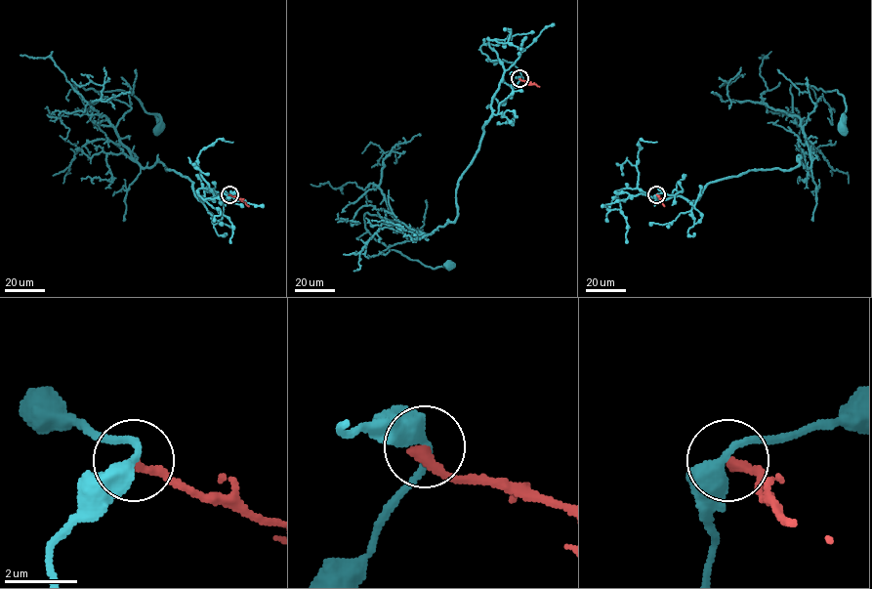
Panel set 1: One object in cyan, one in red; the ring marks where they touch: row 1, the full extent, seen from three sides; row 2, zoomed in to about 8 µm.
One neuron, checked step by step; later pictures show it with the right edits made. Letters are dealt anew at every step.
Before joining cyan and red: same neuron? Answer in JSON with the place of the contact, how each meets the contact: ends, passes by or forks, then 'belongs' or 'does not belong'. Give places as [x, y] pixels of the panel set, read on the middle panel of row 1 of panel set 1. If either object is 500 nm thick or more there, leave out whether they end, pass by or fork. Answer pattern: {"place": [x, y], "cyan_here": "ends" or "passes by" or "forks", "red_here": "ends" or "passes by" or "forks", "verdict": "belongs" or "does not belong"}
{"place": [519, 78], "cyan_here": "passes by", "red_here": "ends", "verdict": "does not belong"}

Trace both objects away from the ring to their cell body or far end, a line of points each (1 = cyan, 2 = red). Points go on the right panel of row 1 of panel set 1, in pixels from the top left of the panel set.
1: (656, 194), (675, 189), (694, 201), (711, 182), (748, 171), (809, 167), (793, 84), (837, 90), (841, 129)
2: (656, 194), (664, 206)

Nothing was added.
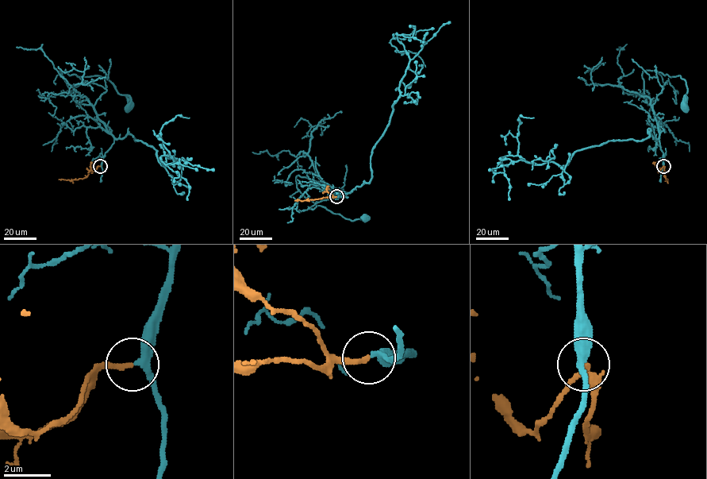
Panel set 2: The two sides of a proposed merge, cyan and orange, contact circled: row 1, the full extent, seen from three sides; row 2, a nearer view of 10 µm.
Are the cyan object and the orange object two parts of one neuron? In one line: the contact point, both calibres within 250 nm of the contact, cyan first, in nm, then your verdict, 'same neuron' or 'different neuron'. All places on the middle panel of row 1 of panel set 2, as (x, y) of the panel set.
at (336, 196); 280 nm thick on the cyan side, 240 nm on the other; same neuron

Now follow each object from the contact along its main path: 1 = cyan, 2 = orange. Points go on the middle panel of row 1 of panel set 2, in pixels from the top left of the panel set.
1: (336, 197), (350, 192), (305, 177), (296, 177), (297, 188), (316, 205), (351, 220), (363, 220), (365, 217)
2: (336, 197), (295, 201)

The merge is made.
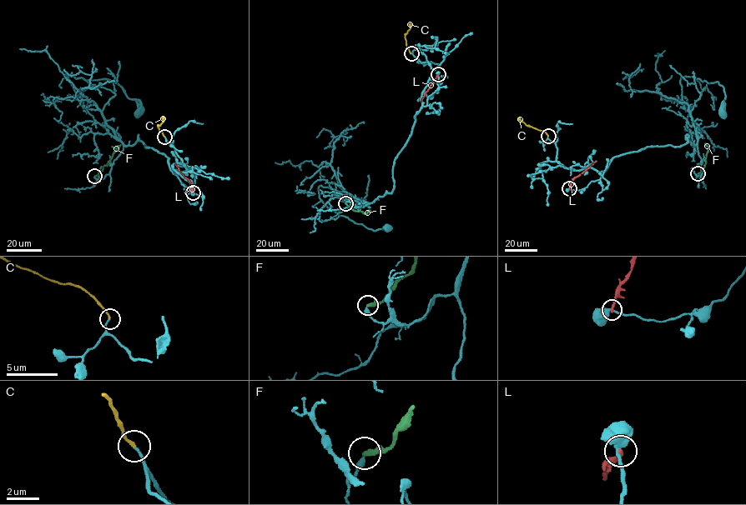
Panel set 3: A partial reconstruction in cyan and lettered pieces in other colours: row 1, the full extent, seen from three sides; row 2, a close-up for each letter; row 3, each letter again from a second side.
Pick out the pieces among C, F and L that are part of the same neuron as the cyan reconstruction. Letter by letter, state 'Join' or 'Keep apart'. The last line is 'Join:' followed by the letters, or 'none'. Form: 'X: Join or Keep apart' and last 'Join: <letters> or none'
C: Join
F: Keep apart
L: Keep apart
Join: C

